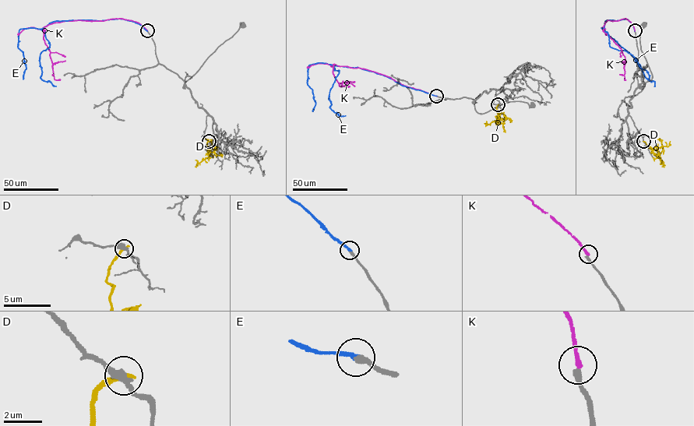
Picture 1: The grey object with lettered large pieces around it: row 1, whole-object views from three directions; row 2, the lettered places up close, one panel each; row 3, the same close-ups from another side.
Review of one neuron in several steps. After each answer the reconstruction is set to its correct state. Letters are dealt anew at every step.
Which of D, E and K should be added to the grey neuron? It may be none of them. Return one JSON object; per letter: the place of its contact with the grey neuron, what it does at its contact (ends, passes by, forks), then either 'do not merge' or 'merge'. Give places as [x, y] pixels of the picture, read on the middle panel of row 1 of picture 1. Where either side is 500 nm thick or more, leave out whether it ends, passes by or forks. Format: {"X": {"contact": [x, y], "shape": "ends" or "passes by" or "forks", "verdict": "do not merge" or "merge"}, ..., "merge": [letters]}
{"D": {"contact": [498, 104], "shape": "ends", "verdict": "do not merge"}, "E": {"contact": [436, 96], "shape": "ends", "verdict": "merge"}, "K": {"contact": [436, 96], "shape": "ends", "verdict": "do not merge"}, "merge": ["E"]}

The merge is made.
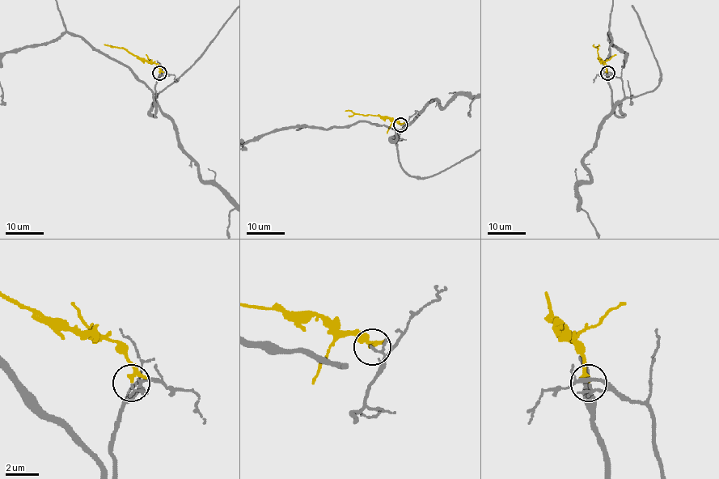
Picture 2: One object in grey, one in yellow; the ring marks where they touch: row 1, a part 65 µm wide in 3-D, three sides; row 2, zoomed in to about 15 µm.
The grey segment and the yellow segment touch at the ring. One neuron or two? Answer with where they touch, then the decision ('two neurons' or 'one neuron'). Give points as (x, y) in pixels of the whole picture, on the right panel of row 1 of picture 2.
place (607, 73); two neurons

